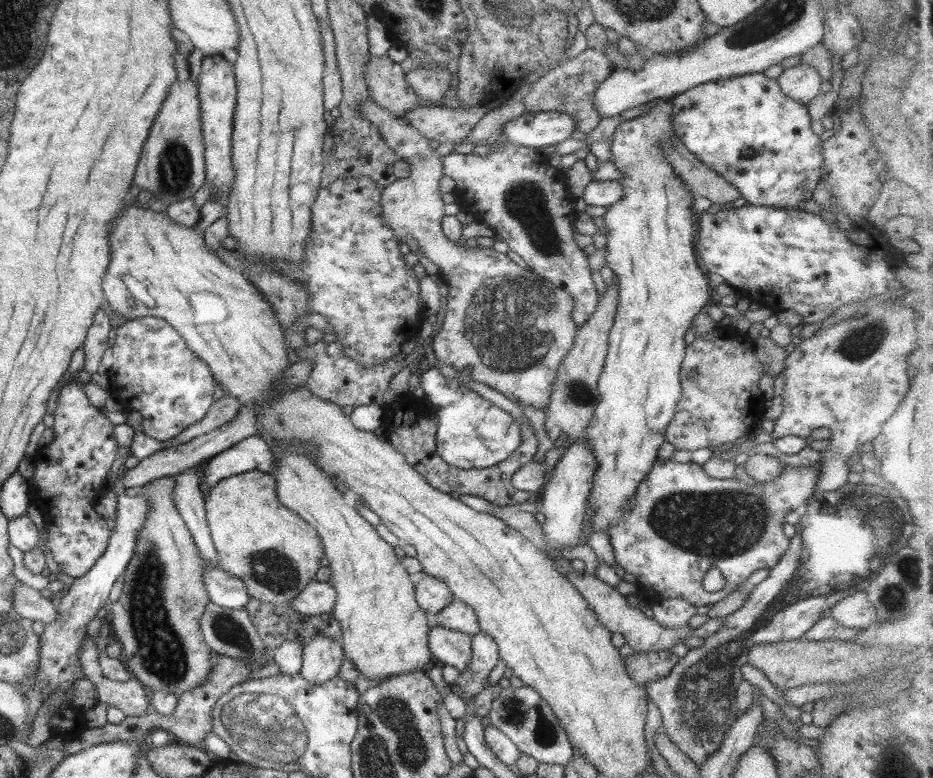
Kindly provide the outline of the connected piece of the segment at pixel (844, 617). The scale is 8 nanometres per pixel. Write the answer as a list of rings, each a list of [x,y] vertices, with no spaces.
[[[860,590],[852,596],[839,600],[832,608],[832,612],[830,616],[846,628],[866,628],[880,619],[876,608],[868,600],[866,591]]]

